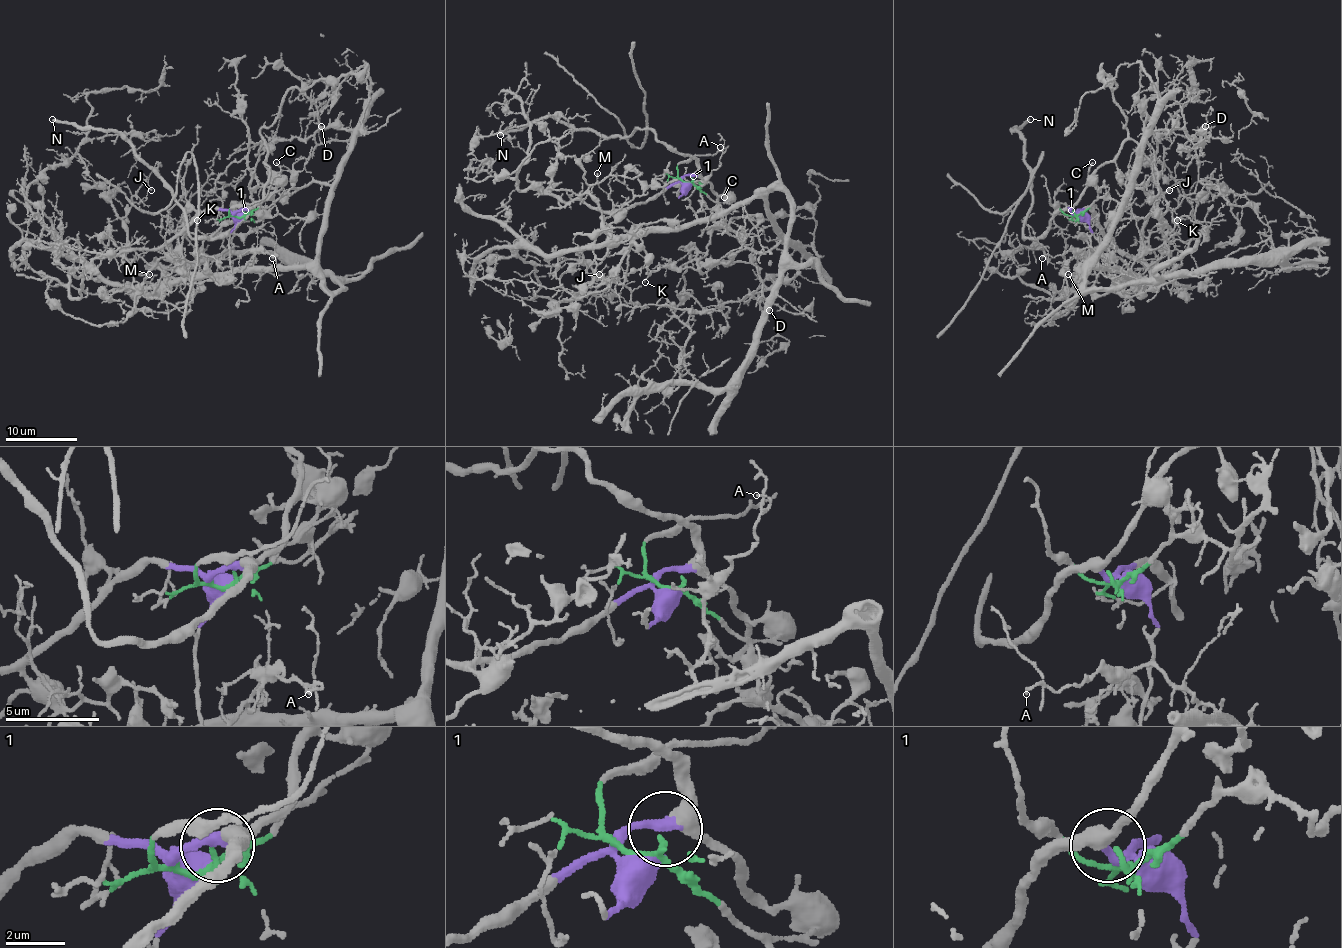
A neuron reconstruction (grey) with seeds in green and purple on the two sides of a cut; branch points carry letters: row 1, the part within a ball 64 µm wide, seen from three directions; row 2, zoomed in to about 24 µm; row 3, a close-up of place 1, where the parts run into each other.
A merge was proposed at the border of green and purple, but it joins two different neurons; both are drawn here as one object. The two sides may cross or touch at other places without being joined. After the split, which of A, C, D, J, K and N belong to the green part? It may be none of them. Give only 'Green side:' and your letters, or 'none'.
Green side: A, D, J

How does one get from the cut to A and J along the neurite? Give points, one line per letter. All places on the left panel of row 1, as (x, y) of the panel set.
A: (239, 217), (310, 181), (333, 187), (319, 255), (295, 266), (248, 262), (252, 248), (277, 255), (272, 259)
J: (239, 217), (310, 181), (333, 187), (310, 264), (187, 277), (167, 277), (128, 243), (131, 197), (151, 190)

